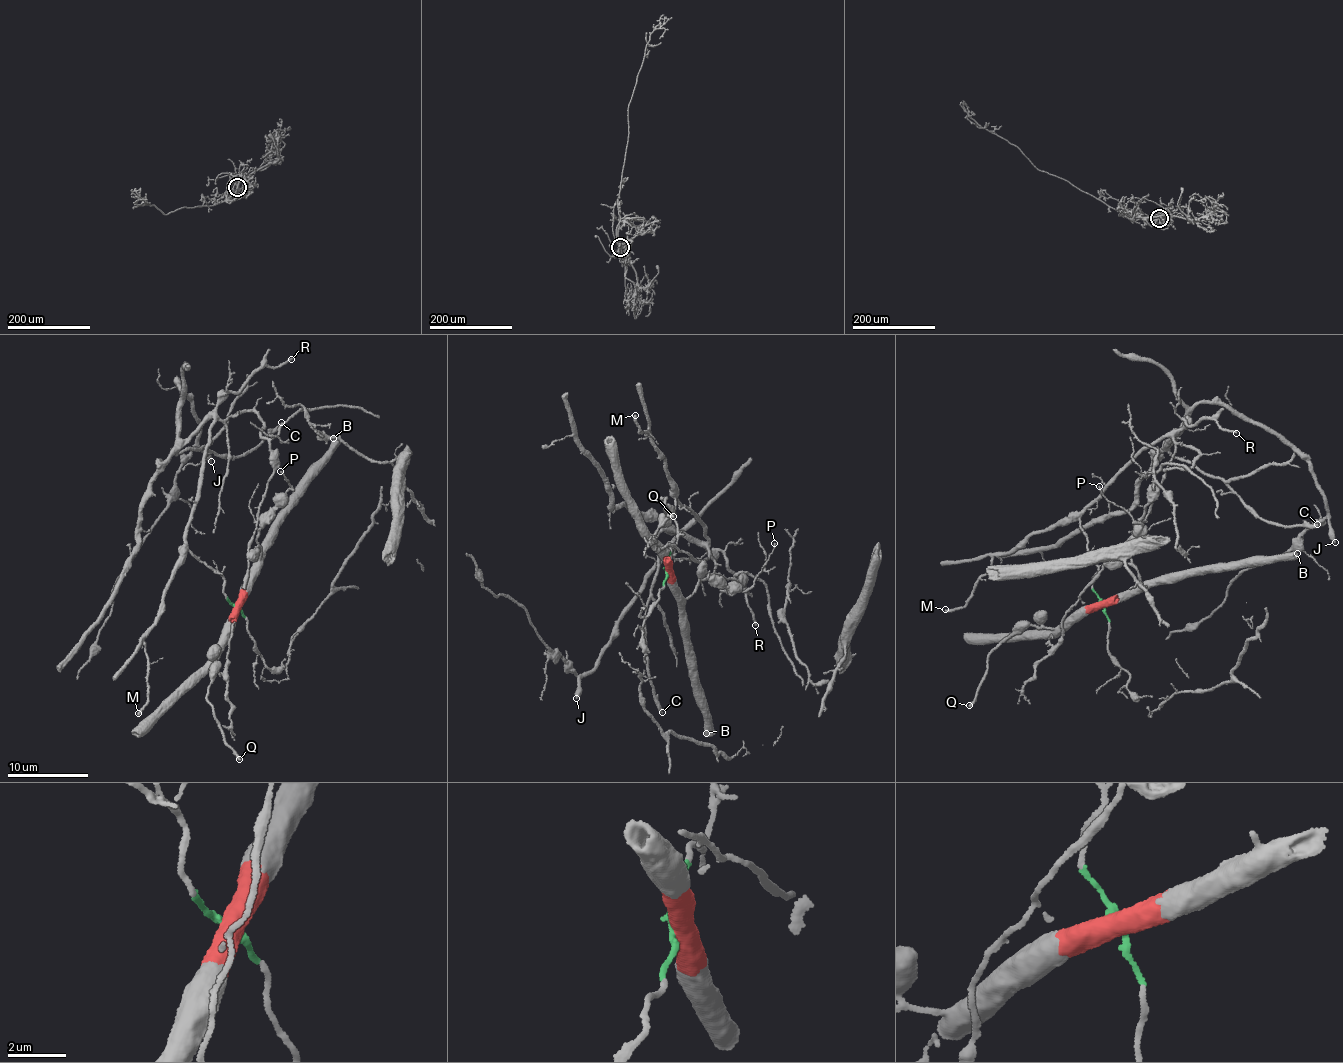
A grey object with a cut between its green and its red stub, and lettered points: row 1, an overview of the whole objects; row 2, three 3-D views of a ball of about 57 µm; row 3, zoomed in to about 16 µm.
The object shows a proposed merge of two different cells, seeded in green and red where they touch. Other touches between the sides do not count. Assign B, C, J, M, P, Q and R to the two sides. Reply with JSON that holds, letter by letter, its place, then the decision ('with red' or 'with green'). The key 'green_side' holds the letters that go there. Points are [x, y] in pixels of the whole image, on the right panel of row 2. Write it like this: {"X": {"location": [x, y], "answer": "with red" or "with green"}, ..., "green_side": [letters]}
{"B": {"location": [1297, 553], "answer": "with red"}, "C": {"location": [1317, 524], "answer": "with green"}, "J": {"location": [1335, 542], "answer": "with green"}, "M": {"location": [945, 609], "answer": "with green"}, "P": {"location": [1099, 486], "answer": "with red"}, "Q": {"location": [969, 705], "answer": "with red"}, "R": {"location": [1236, 433], "answer": "with green"}, "green_side": ["C", "J", "M", "R"]}

